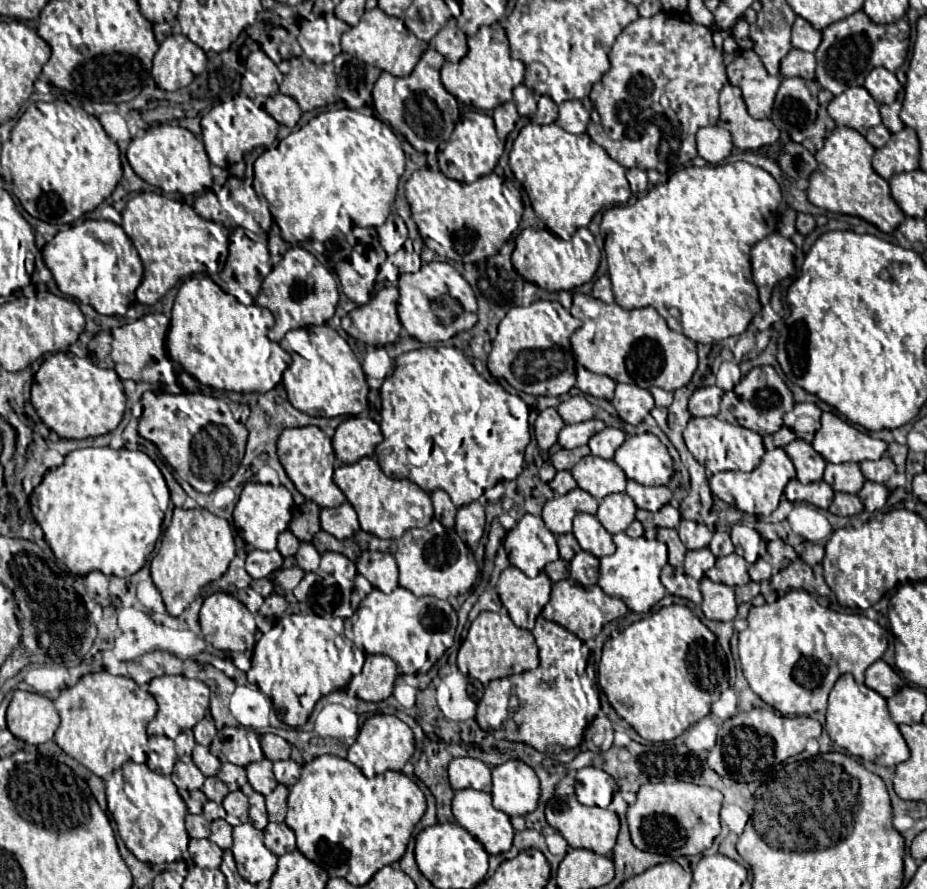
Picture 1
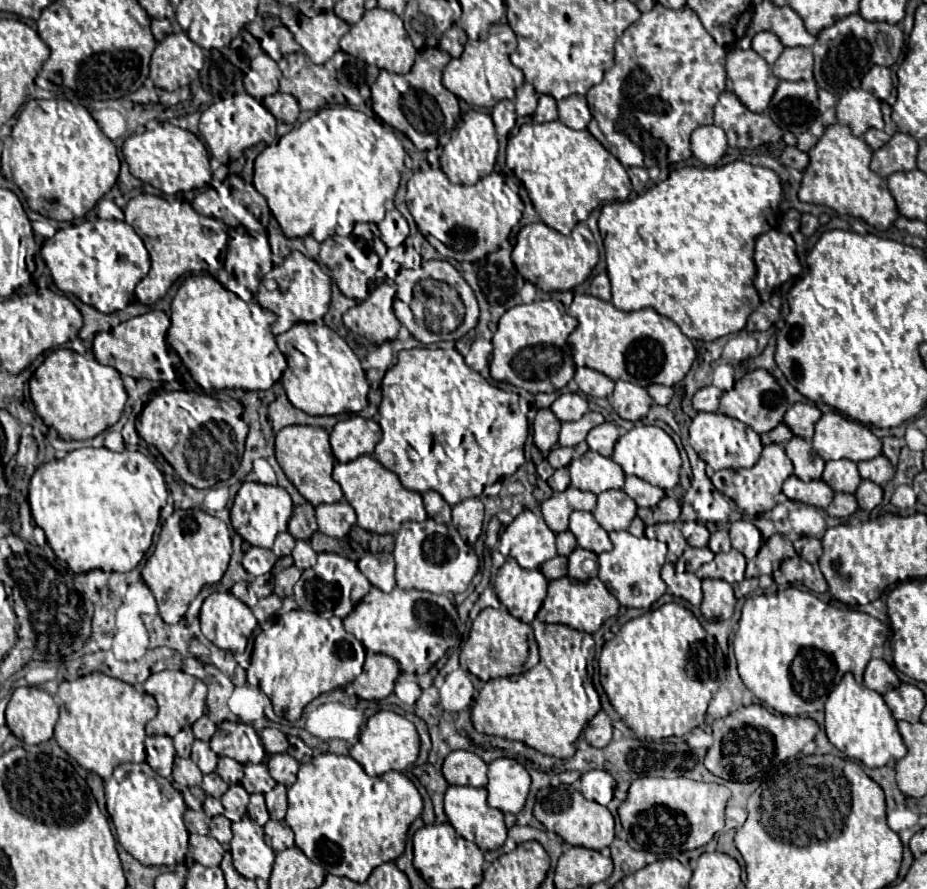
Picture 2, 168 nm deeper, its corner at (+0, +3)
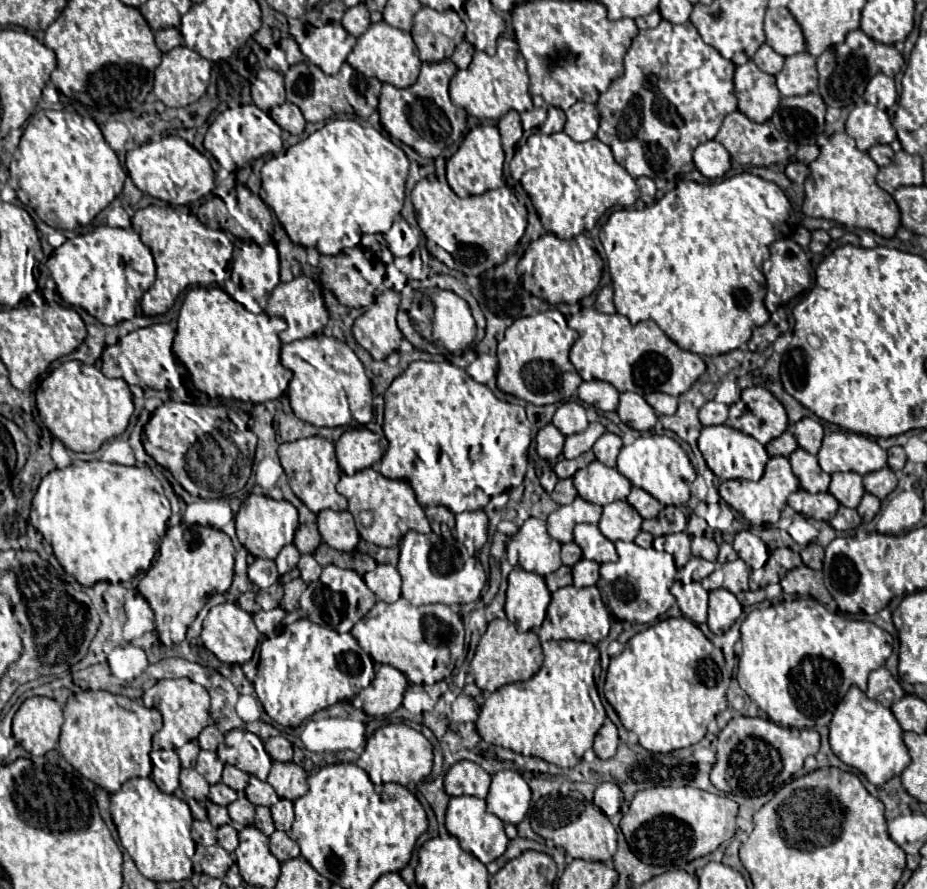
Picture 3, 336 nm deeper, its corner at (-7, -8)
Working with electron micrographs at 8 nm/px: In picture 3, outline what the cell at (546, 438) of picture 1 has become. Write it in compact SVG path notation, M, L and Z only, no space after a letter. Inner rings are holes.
M546 424L536 434L536 452L540 458L556 462L556 458L562 454L562 448L564 448L564 434L554 424Z

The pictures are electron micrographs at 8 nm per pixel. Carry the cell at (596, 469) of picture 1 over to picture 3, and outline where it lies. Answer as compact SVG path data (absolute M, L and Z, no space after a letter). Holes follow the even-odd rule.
M598 460L578 470L578 474L574 474L572 480L578 494L584 500L600 506L606 506L616 500L626 500L632 490L632 484L626 476L622 476L616 468L604 466Z

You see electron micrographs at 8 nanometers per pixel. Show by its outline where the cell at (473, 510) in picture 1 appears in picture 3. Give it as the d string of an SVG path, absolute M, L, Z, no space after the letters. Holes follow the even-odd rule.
M482 510L474 512L462 512L456 516L456 532L458 538L464 540L466 548L472 554L478 554L480 548L488 540L488 518Z

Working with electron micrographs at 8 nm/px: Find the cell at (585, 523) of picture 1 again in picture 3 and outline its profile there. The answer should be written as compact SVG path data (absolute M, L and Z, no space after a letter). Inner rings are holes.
M578 524L574 528L574 542L582 548L584 558L588 560L594 560L598 564L618 560L614 544L594 524Z

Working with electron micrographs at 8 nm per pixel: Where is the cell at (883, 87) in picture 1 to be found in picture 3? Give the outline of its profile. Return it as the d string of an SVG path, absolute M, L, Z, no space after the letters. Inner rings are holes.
M876 74L868 86L866 86L866 92L864 92L864 100L878 106L880 110L886 110L890 108L892 104L896 104L896 86L894 86L894 80L886 74Z

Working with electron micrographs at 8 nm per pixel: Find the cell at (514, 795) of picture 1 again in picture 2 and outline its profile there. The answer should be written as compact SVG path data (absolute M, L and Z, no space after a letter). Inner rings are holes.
M495 759L489 763L487 803L503 813L519 813L525 807L531 787L527 769L515 759Z

